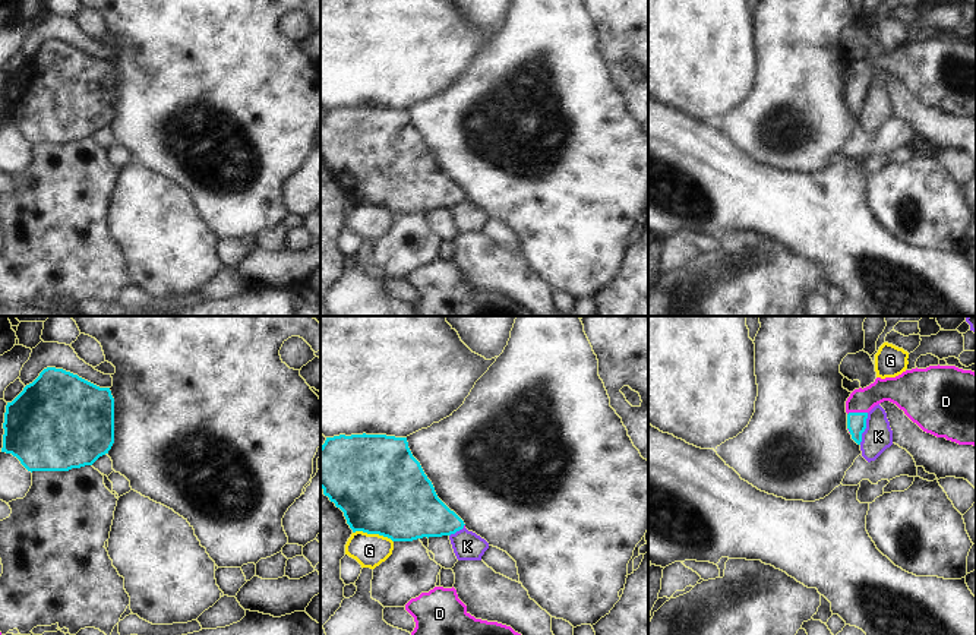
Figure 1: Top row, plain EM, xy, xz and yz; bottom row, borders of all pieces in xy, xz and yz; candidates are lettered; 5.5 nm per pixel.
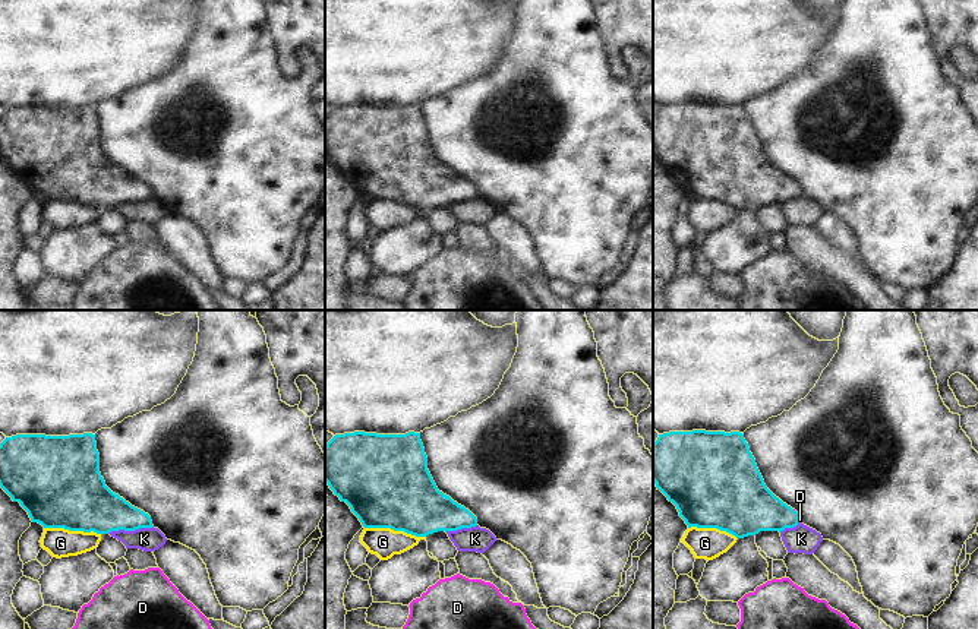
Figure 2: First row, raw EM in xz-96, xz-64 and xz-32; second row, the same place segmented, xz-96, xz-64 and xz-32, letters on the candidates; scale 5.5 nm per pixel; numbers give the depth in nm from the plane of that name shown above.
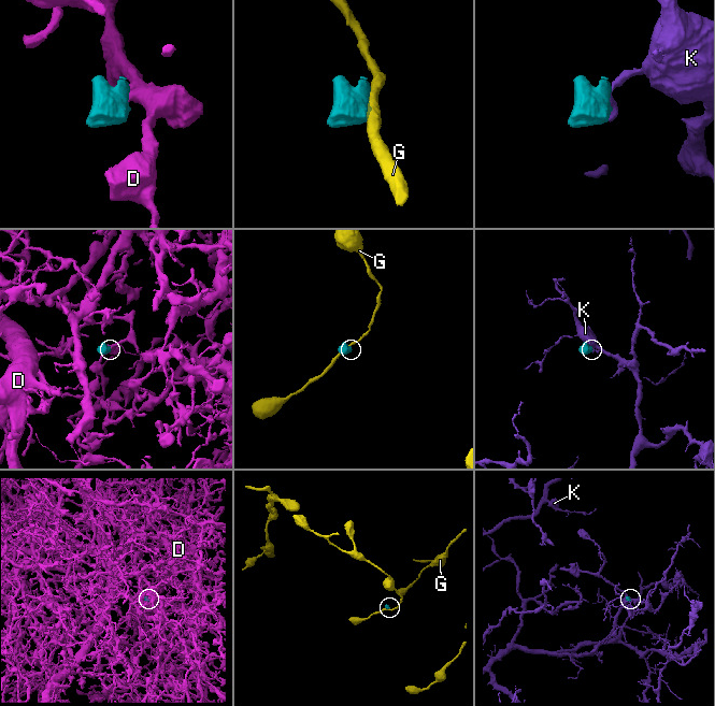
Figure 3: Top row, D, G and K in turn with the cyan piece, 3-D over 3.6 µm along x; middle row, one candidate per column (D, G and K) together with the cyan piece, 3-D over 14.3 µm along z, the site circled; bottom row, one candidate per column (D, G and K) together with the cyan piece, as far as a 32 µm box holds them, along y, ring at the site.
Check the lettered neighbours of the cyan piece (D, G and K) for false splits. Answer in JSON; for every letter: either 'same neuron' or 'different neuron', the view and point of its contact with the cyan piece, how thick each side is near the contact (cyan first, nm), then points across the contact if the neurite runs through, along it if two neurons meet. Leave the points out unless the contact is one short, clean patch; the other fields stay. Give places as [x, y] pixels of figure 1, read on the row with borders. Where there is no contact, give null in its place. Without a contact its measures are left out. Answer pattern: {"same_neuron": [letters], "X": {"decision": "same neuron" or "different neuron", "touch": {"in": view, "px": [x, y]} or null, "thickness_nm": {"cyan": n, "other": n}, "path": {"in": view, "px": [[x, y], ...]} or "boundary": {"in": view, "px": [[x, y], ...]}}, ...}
{"same_neuron": ["D"], "D": {"decision": "same neuron", "touch": {"in": "yz", "px": [856, 413]}, "thickness_nm": {"cyan": 110, "other": 140}, "path": {"in": "yz", "px": [[856, 422], [856, 413], [881, 389], [894, 389]]}}, "G": {"decision": "different neuron", "touch": {"in": "xz", "px": [373, 533]}, "thickness_nm": {"cyan": 500, "other": 180}}, "K": {"decision": "different neuron", "touch": {"in": "yz", "px": [865, 427]}, "thickness_nm": {"cyan": 110, "other": 160}}}

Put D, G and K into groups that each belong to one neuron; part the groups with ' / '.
D / G / K

